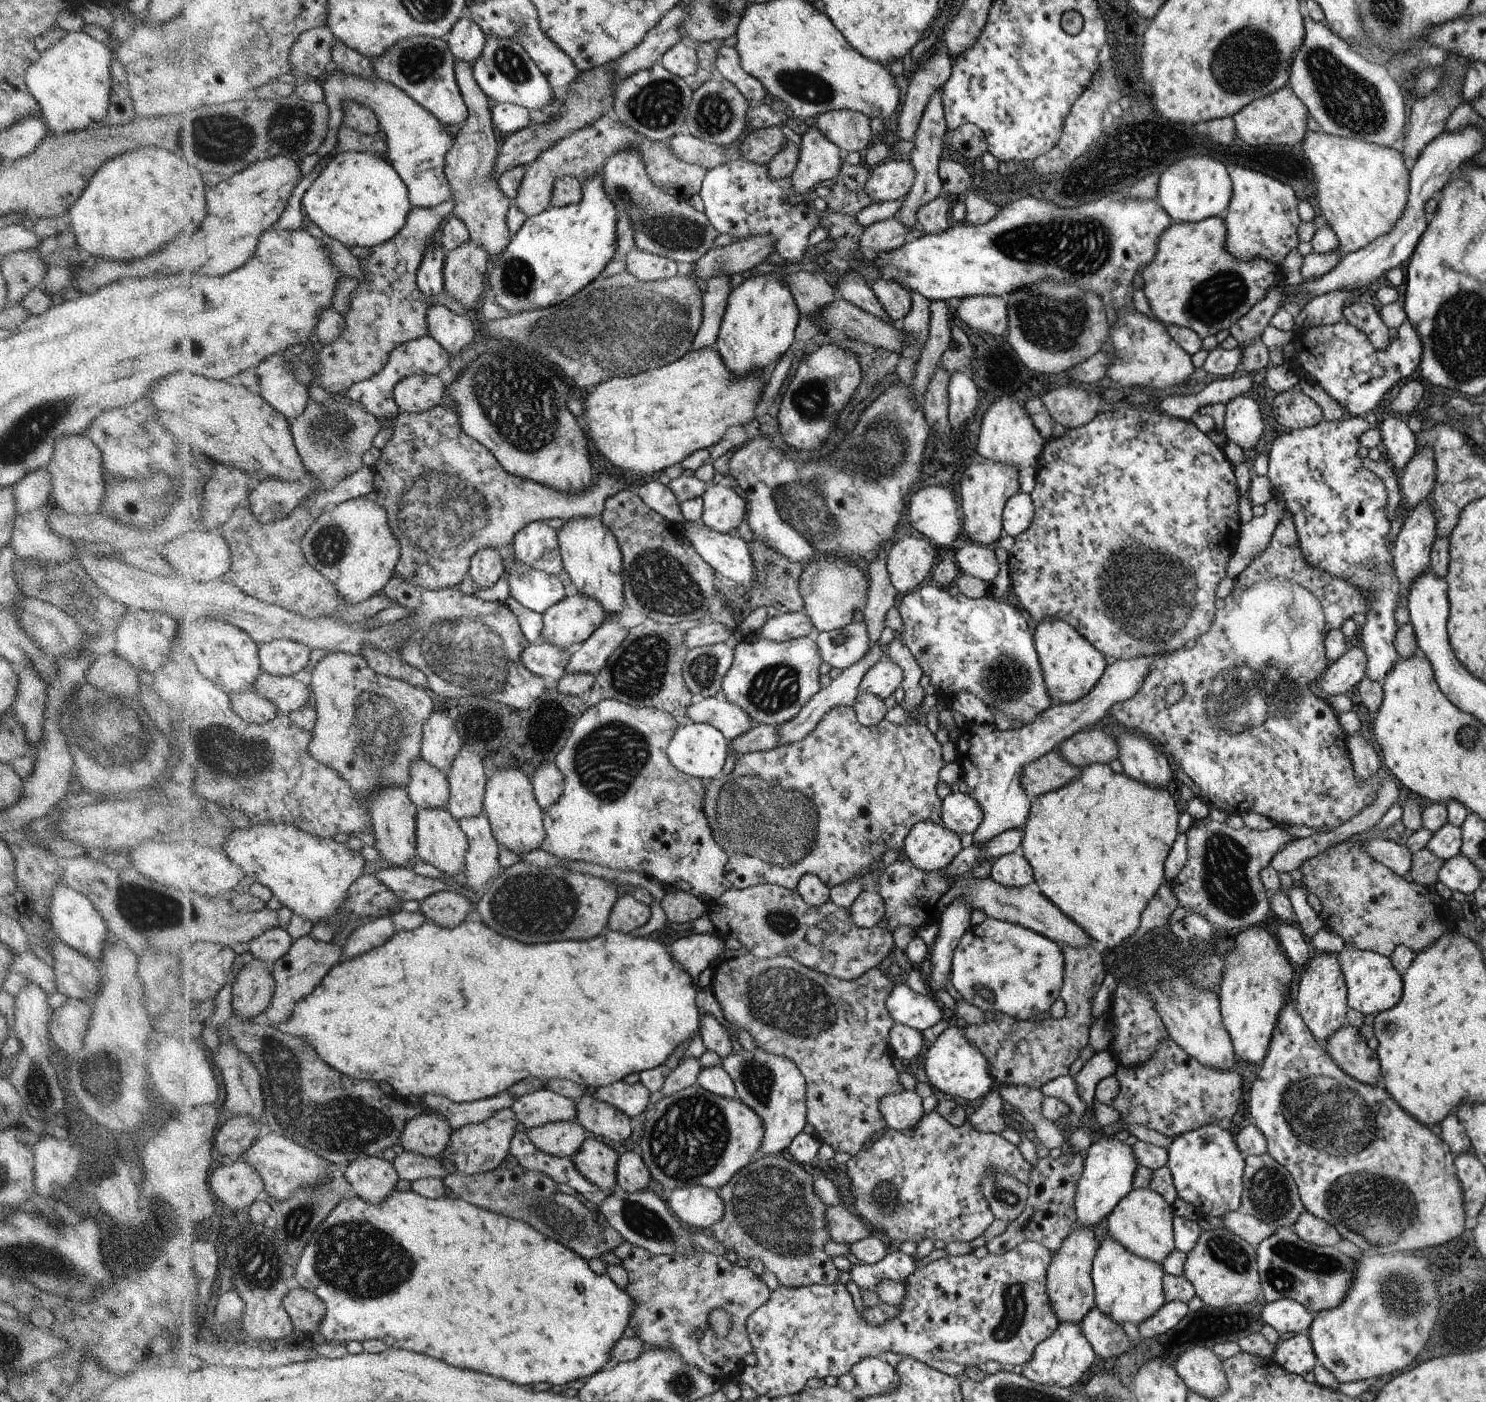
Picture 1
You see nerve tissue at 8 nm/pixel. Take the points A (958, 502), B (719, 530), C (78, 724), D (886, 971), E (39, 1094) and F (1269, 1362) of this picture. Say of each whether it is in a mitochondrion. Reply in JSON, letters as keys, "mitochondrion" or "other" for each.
{"A":"other","B":"other","C":"mitochondrion","D":"other","E":"mitochondrion","F":"other"}

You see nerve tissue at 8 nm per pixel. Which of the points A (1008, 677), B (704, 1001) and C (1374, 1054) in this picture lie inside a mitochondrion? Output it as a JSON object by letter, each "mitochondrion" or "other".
{"A":"mitochondrion","B":"other","C":"other"}

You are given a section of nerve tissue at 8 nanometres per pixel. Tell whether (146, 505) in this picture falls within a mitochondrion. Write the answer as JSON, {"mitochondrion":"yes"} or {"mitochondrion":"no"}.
{"mitochondrion":"yes"}

